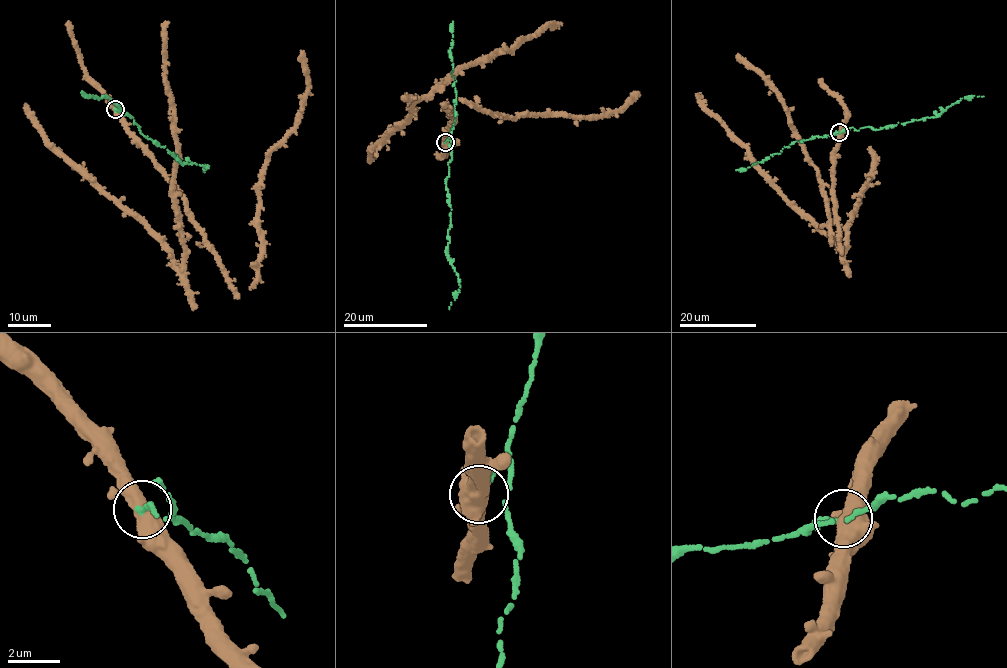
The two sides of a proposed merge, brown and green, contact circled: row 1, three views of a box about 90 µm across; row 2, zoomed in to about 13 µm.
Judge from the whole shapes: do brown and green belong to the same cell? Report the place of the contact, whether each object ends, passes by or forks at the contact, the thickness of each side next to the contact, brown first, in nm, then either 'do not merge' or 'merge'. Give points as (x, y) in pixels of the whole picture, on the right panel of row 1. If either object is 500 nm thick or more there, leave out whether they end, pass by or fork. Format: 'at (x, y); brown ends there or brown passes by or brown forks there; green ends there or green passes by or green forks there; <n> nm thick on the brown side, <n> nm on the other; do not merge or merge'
at (839, 132); 650 nm thick on the brown side, 260 nm on the other; do not merge

